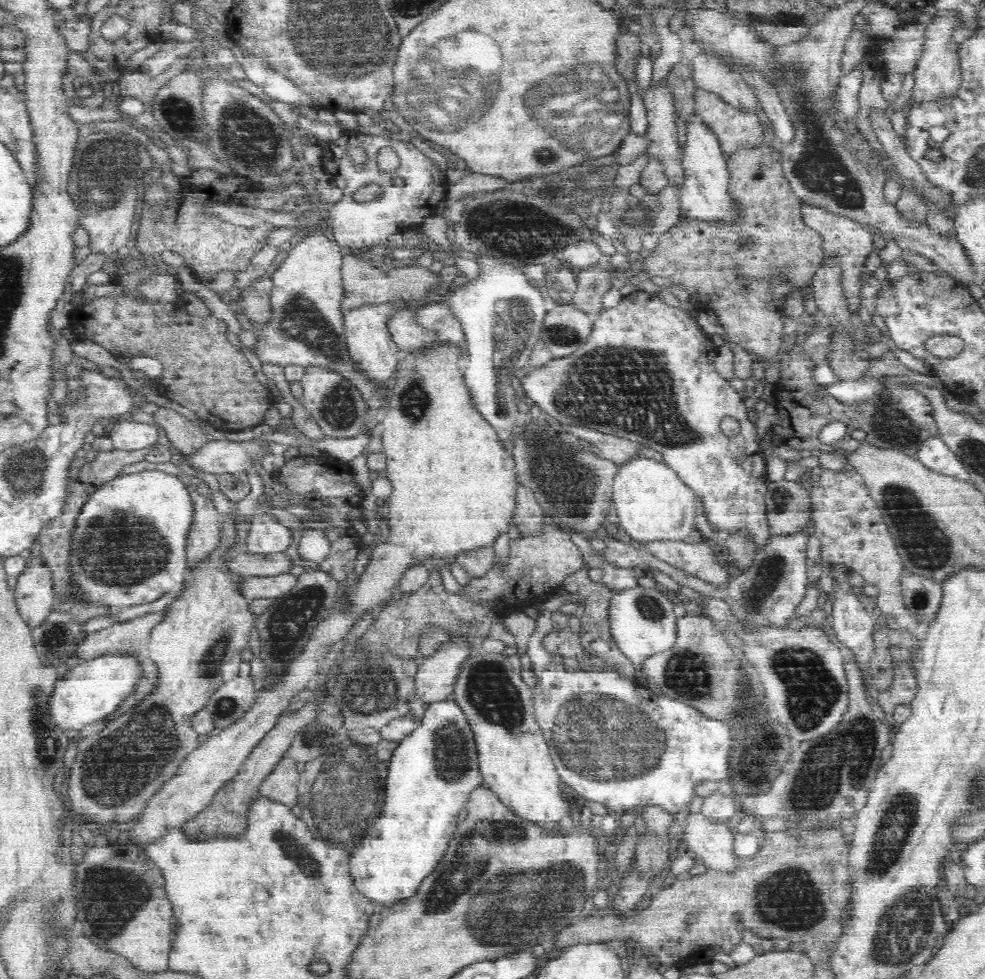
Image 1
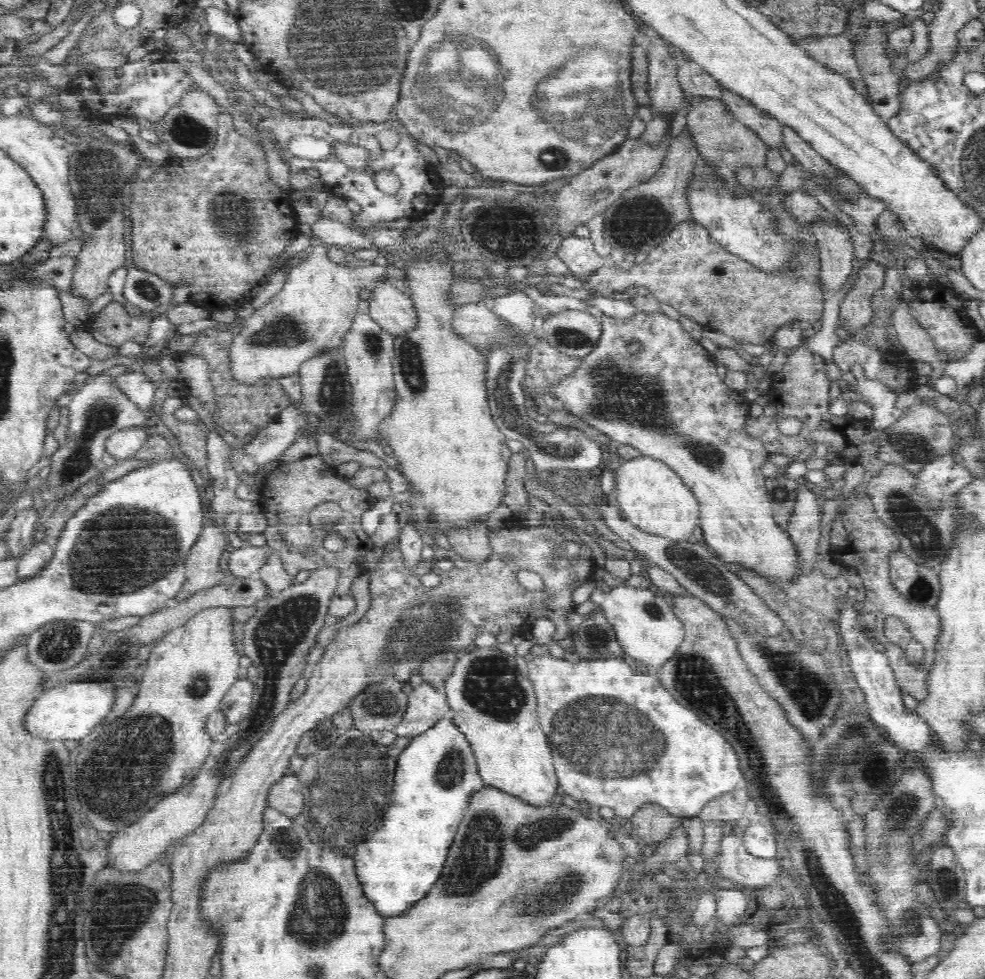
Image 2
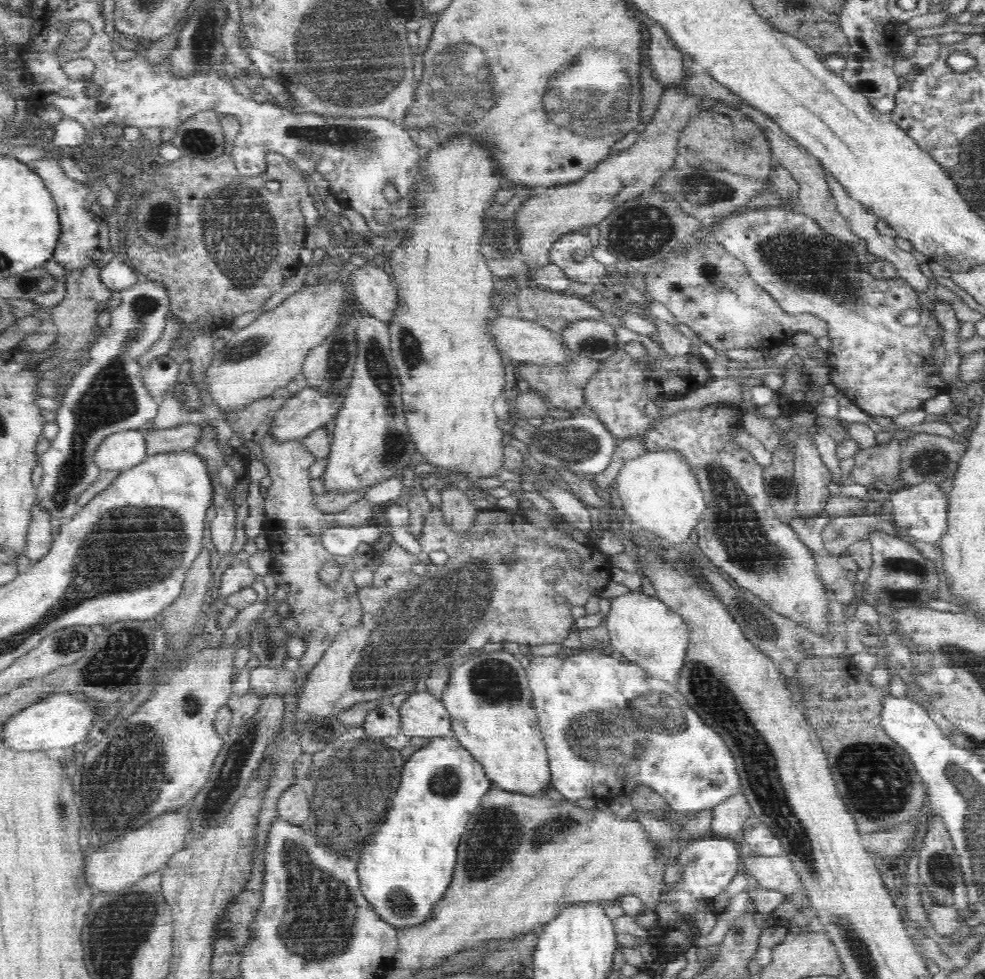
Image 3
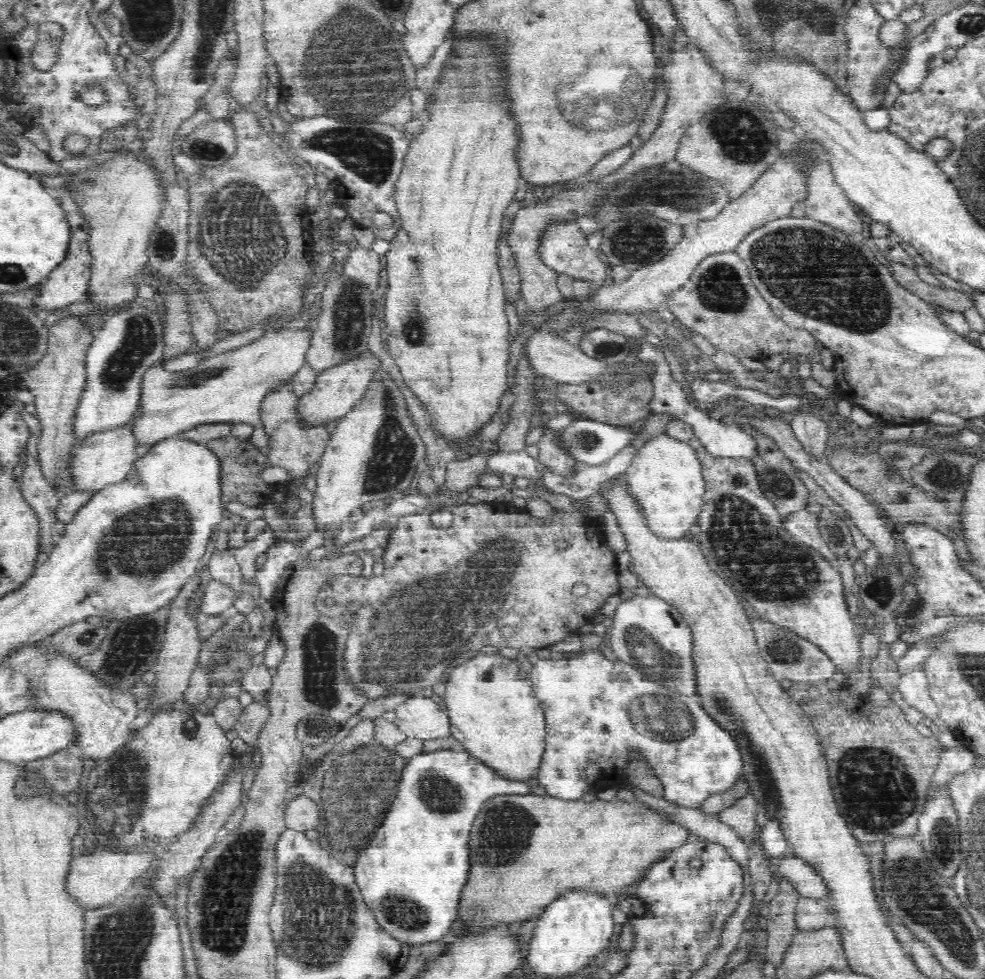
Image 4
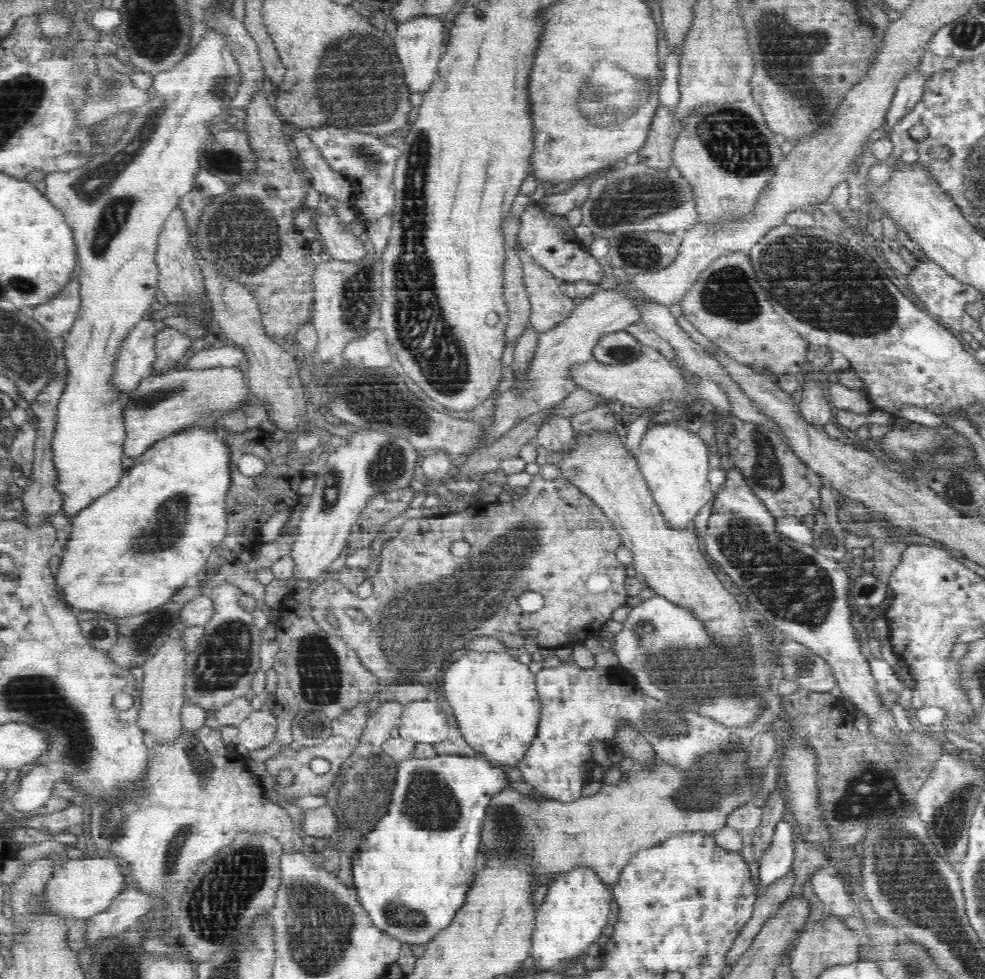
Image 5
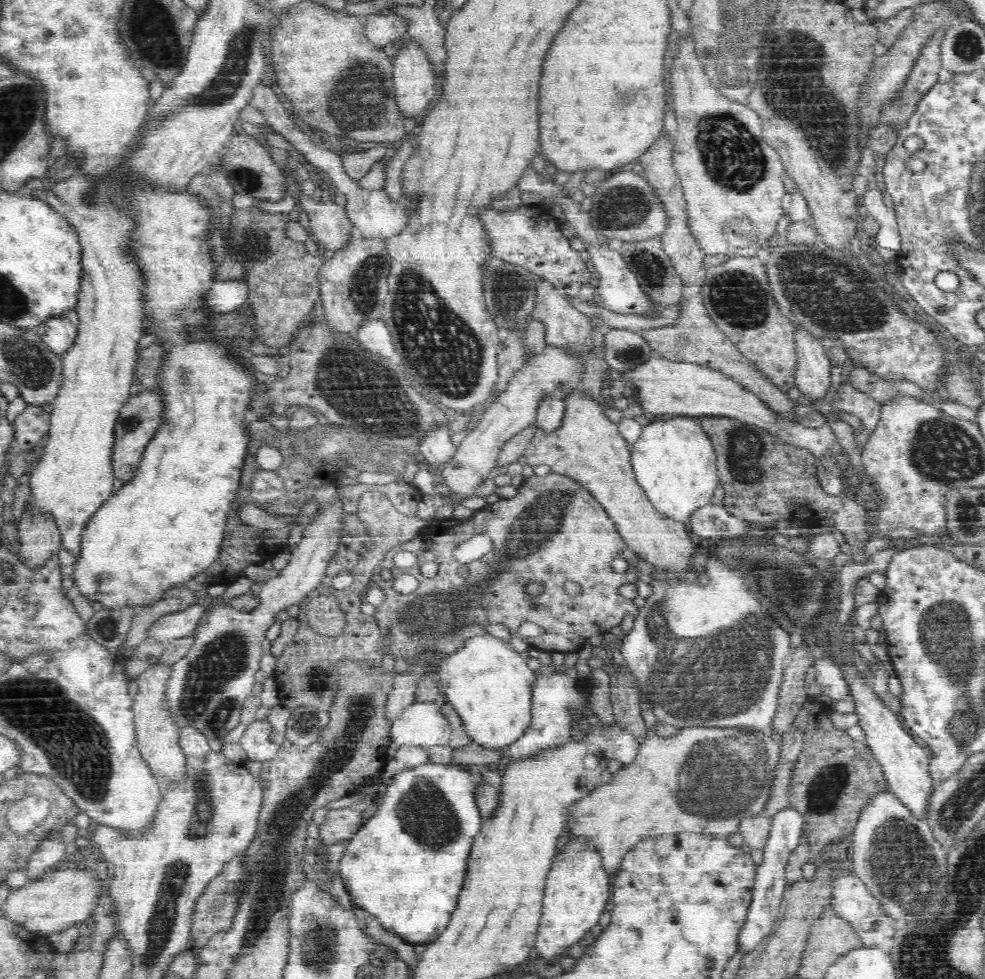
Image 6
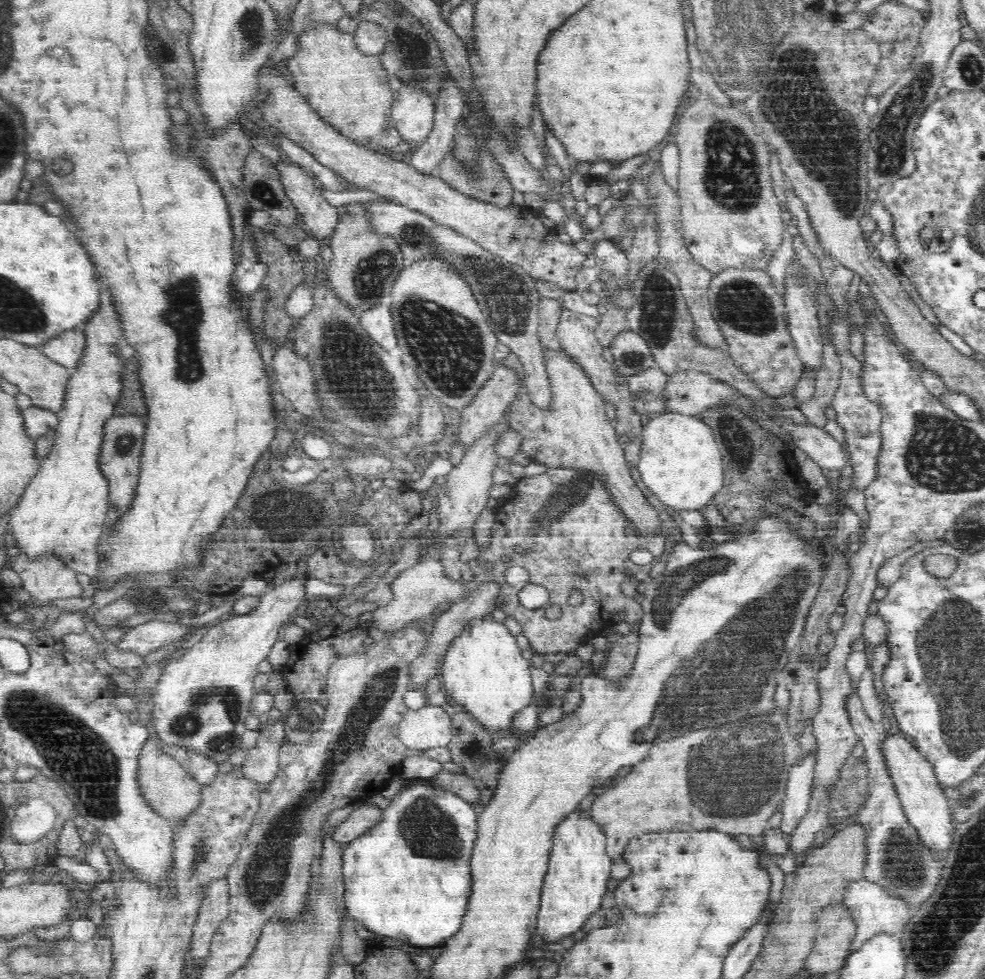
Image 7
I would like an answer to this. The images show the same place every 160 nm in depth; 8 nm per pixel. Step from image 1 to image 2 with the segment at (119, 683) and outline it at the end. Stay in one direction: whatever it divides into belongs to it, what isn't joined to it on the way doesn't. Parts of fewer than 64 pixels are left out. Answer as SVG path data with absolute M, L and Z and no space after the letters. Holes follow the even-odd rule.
M76 680L41 692L27 712L27 731L44 740L79 740L86 738L112 708L119 686L106 680Z

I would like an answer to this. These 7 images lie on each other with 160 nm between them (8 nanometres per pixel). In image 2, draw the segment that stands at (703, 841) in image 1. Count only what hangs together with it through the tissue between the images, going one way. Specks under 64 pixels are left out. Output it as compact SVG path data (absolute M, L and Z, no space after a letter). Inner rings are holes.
M728 829L722 837L719 847L721 856L716 861L704 861L704 867L712 865L718 869L720 877L750 889L766 888L778 882L782 864L777 859L752 856L745 849L742 838Z

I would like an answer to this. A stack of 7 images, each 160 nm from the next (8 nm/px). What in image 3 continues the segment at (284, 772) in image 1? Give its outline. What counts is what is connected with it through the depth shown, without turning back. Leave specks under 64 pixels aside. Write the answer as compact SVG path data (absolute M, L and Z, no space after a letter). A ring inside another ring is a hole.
M299 781L283 793L277 803L277 812L280 819L295 826L301 826L309 820L311 808L309 799L302 789L302 782Z

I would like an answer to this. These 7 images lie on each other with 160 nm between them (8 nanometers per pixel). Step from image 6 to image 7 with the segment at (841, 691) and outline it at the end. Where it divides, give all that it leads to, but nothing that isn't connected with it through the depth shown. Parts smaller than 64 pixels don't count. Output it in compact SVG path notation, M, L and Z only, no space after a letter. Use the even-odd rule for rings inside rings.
M856 690L848 694L845 706L855 733L865 748L868 767L870 798L866 798L866 808L862 807L862 810L856 814L860 828L866 828L864 834L868 832L868 840L865 844L868 848L866 850L868 858L865 859L868 860L868 864L864 868L864 876L874 884L880 884L886 892L904 899L908 907L920 906L934 892L936 884L941 879L942 859L940 854L934 854L924 846L917 830L908 823L908 818L895 792L895 785L888 774L888 767L884 764L884 755L881 754L880 742L884 740L884 735L878 733L878 726L864 711Z

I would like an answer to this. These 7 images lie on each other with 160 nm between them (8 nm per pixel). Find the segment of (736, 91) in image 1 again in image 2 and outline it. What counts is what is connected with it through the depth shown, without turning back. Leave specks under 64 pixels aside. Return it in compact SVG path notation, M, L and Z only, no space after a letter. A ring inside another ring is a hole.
M721 86L721 102L737 121L750 127L772 150L784 148L782 140L782 126L762 109L758 109L752 102L735 92L730 92Z

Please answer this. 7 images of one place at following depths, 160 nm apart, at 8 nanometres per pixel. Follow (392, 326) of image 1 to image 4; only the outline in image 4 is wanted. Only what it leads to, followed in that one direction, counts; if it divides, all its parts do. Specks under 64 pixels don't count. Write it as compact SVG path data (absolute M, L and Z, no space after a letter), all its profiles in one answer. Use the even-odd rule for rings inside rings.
M358 245L352 249L344 260L343 275L350 279L360 281L366 285L370 291L378 288L380 280L380 262L381 256L378 256L373 250L360 247Z

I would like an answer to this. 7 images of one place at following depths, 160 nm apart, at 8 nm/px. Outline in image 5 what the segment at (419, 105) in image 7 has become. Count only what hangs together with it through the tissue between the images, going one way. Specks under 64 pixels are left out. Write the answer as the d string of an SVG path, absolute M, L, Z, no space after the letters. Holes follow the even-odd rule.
M414 16L408 22L397 26L392 35L395 51L404 71L408 92L422 94L432 86L432 81L438 76L439 60L444 51L444 26L447 18L438 16Z

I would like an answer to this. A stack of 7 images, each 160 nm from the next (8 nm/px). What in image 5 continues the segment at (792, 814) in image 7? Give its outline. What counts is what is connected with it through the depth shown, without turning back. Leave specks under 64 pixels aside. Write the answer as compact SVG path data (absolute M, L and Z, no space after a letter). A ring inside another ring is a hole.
M786 817L778 822L772 844L760 856L757 896L768 890L770 884L782 878L790 869L795 859L794 828Z

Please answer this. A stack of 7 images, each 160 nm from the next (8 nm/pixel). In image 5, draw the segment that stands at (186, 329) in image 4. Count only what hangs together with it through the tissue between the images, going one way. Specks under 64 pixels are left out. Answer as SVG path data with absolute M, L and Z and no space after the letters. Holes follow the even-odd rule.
M164 328L156 335L156 346L154 346L156 360L152 364L153 374L173 369L193 342L190 337L172 328Z

